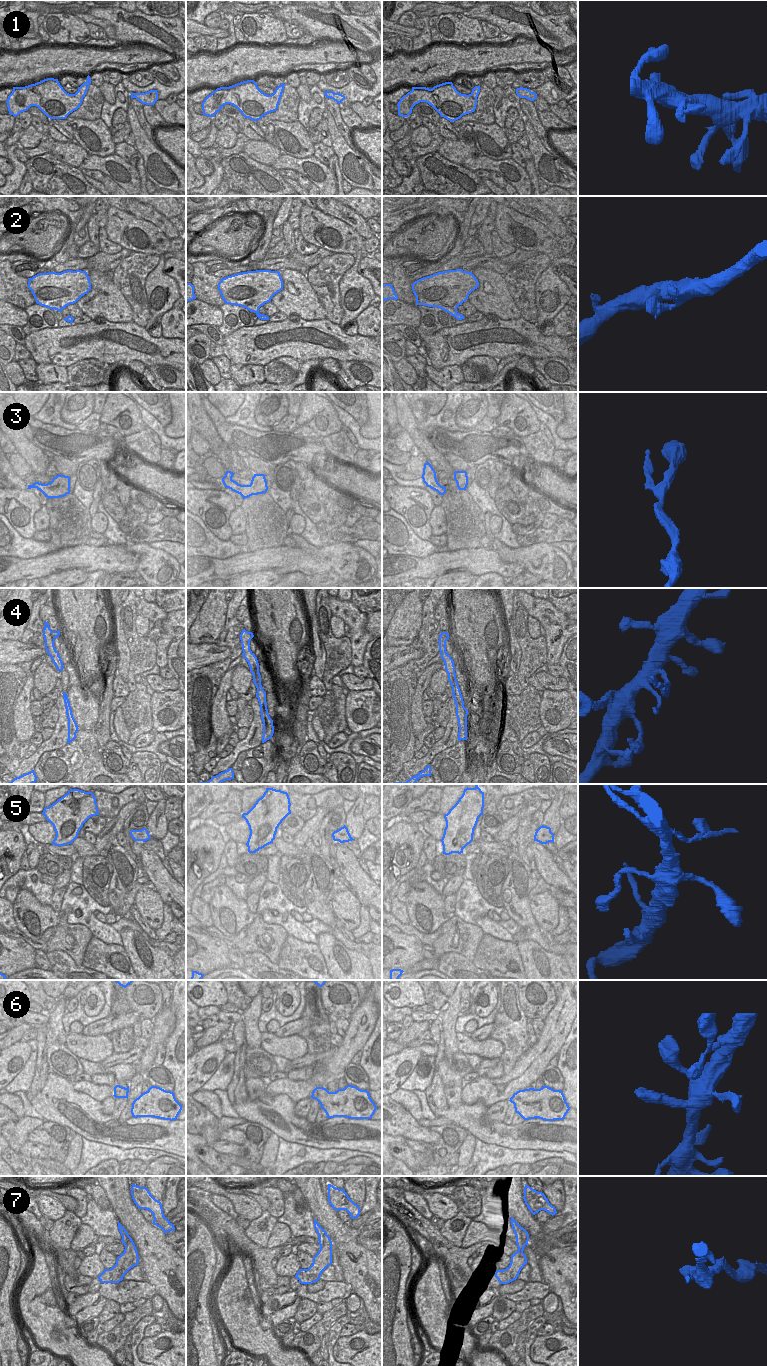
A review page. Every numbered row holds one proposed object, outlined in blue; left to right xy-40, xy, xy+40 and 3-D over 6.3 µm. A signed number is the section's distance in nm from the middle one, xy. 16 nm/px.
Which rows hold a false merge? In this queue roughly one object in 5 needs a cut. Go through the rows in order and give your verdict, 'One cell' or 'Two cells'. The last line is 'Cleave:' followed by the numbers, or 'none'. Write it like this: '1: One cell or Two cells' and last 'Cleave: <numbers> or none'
1: One cell
2: One cell
3: One cell
4: Two cells
5: One cell
6: One cell
7: One cell
Cleave: 4.

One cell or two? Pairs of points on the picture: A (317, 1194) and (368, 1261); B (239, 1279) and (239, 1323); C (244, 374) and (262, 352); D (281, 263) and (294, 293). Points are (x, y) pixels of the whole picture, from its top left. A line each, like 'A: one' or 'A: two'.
A: one
B: one
C: two
D: two

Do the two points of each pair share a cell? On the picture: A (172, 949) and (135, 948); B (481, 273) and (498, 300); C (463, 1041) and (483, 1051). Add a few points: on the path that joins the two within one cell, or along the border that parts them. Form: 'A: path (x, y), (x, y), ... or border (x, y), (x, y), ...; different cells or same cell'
A: border (142, 935), (151, 945), (164, 950), (171, 957); different cells
B: path (488, 280), (492, 285), (492, 293); same cell
C: path (468, 1046), (478, 1047); same cell

